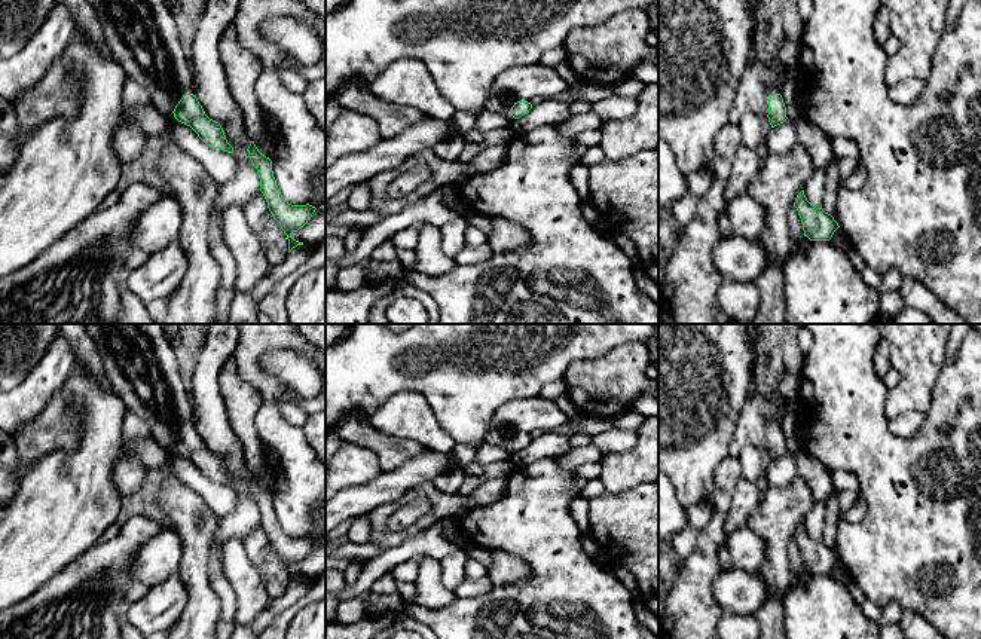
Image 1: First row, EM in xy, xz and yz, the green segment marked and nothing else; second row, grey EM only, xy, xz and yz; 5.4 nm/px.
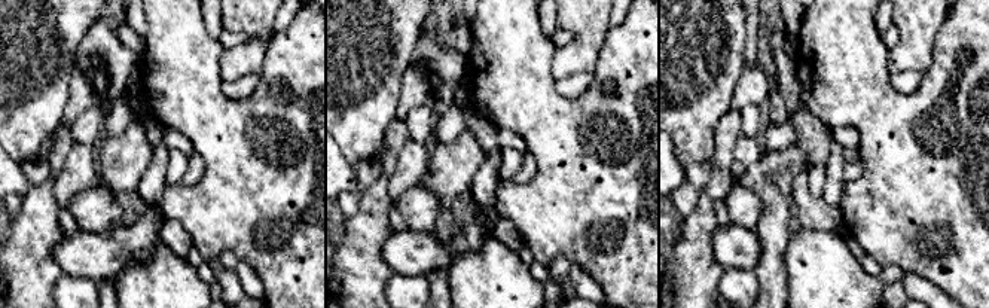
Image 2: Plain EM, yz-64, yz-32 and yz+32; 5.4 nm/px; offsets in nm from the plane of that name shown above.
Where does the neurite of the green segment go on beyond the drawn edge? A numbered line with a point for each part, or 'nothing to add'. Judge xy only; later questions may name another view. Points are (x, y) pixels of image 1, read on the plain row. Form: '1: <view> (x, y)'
1: xy (138, 360)

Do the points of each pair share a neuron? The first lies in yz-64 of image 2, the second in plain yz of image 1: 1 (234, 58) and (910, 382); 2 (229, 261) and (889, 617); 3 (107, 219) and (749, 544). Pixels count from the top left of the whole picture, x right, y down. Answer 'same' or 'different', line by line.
1: same
2: same
3: same

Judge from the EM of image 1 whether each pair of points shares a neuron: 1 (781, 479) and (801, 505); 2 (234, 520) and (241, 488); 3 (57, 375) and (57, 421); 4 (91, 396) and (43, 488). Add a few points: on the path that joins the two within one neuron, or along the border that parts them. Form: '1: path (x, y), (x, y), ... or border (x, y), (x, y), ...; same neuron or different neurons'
1: border (797, 474), (785, 486), (769, 488); different neurons
2: path (241, 513), (243, 495); same neuron
3: border (58, 391), (31, 418); different neurons
4: path (91, 418), (91, 440), (66, 465); same neuron

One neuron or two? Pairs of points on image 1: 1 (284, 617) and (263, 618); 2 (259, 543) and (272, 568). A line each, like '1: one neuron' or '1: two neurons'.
1: two neurons
2: one neuron

